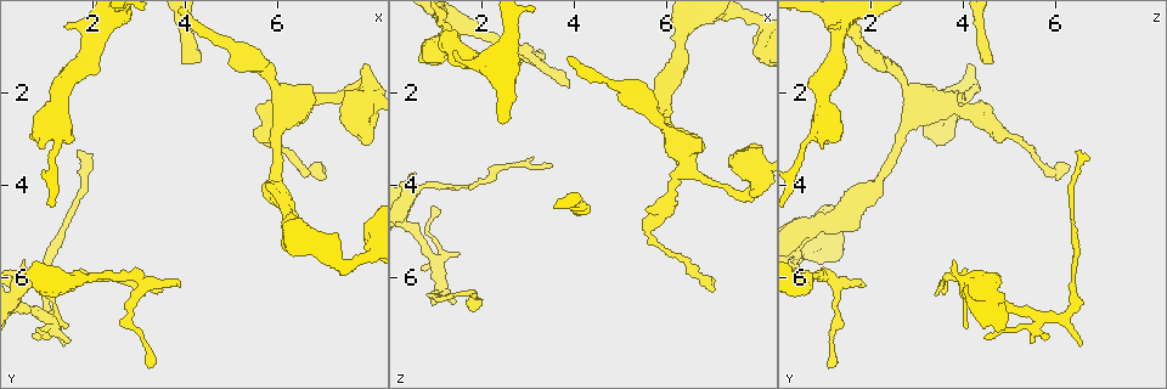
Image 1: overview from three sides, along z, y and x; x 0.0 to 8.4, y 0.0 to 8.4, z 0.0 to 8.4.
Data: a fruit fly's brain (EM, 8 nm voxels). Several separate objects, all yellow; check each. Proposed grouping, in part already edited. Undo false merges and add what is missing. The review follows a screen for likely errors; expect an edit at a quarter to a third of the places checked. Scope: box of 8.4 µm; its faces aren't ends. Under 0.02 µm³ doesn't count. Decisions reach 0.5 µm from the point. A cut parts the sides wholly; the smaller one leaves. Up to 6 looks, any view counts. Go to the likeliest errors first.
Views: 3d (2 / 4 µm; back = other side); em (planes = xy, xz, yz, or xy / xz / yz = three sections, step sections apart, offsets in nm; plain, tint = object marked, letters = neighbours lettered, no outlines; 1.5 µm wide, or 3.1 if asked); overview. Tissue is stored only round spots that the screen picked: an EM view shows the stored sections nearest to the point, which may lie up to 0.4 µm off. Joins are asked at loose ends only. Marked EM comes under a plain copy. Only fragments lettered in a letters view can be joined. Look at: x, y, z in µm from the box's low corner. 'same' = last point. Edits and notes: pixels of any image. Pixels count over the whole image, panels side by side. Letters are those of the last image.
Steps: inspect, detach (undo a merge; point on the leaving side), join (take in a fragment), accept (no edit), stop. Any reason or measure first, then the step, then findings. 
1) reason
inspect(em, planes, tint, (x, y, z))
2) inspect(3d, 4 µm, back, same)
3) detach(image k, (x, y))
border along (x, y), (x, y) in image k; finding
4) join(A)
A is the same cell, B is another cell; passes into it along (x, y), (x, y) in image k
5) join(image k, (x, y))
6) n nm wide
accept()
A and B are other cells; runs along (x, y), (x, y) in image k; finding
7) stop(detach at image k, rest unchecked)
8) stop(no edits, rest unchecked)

free end
inspect(3d, 4 µm, (3.90, 6.15, 1.90))

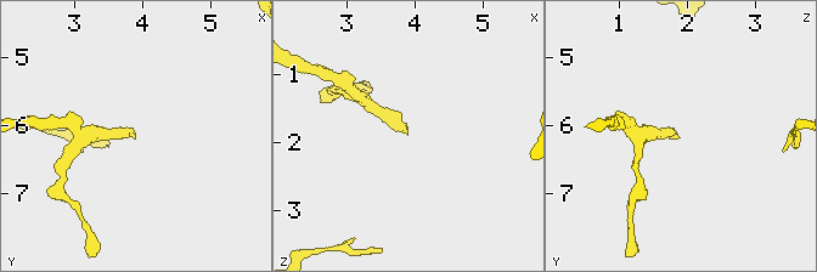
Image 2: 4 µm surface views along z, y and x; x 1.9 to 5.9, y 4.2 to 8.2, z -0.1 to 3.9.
inspect(em, xy, step 8, tint, (3.95, 6.15, 1.90))

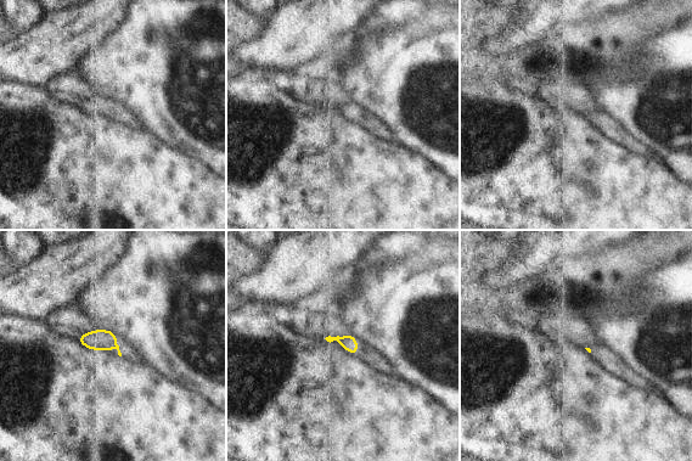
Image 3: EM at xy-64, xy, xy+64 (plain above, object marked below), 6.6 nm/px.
cut it another way
inspect(em, planes, letters, same)

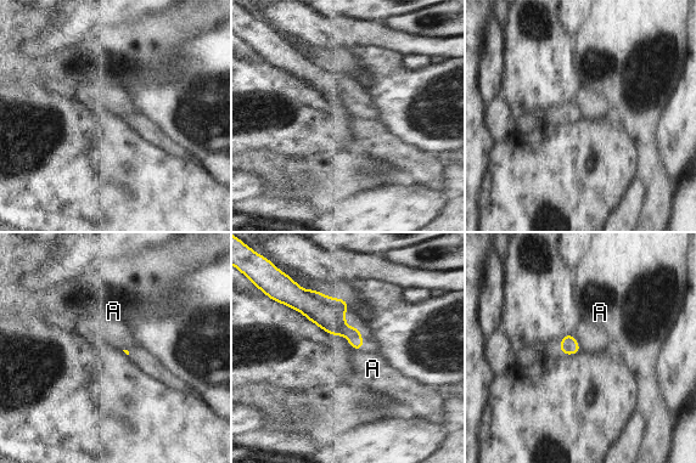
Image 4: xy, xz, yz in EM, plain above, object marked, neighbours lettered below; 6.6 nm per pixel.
accept()
A is another cell; border along (355, 349), (361, 350) in image 4; no lettered fragment goes on from it

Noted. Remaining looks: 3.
branch stops here
inspect(3d, 4 µm, (0.65, 2.95, 1.30))

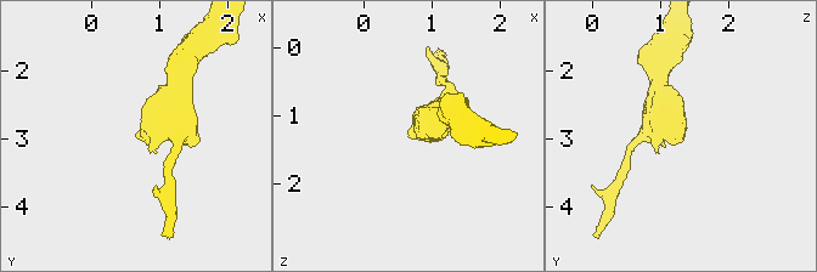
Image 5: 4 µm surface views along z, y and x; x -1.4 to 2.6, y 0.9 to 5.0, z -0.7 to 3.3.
shape alone is not enough
inspect(em, planes, letters, (0.70, 2.95, 1.35))

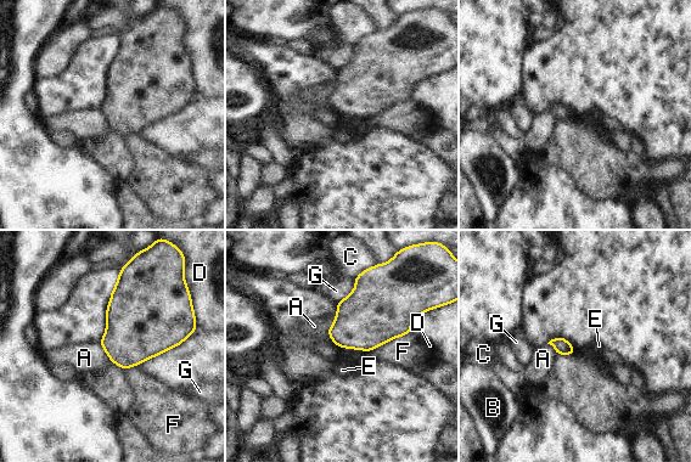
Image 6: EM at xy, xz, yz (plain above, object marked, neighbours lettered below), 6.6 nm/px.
accept()
A, B, C, D, E, F and G are other cells; border along (410, 332), (364, 351) in image 6; none of them fits

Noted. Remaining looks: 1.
thin end
inspect(em, planes, letters, (3.50, 6.25, 3.60))

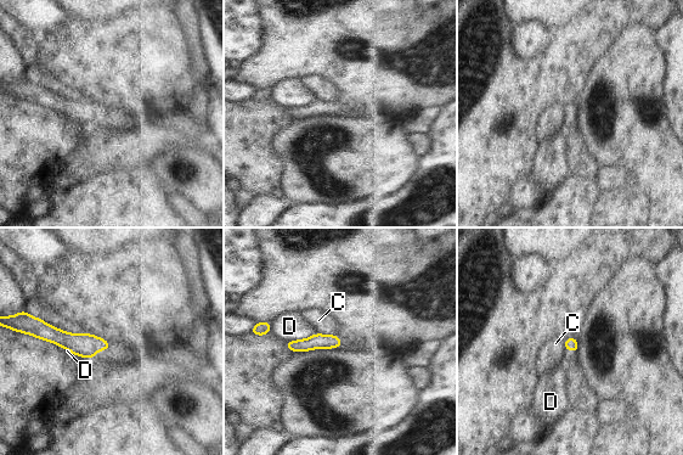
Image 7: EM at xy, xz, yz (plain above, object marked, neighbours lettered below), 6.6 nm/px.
accept()
C and D are other cells; no lettered fragment goes on from it

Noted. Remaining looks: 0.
stop(no edits, rest unchecked)

